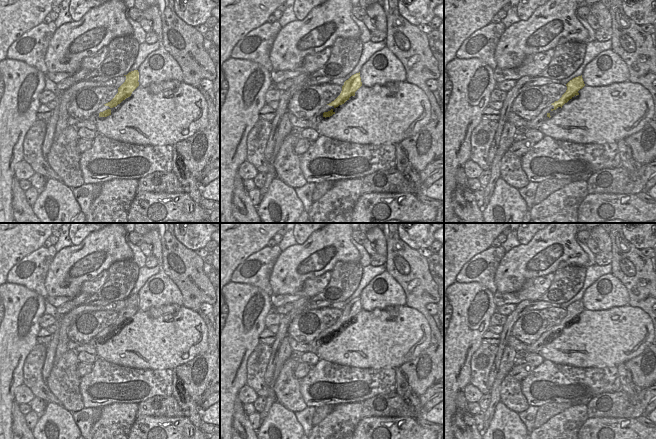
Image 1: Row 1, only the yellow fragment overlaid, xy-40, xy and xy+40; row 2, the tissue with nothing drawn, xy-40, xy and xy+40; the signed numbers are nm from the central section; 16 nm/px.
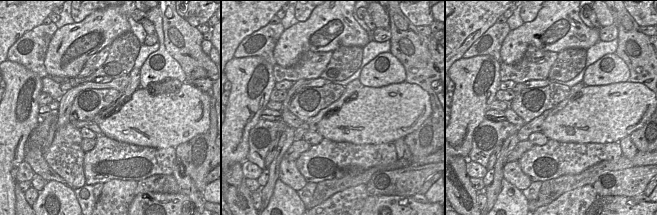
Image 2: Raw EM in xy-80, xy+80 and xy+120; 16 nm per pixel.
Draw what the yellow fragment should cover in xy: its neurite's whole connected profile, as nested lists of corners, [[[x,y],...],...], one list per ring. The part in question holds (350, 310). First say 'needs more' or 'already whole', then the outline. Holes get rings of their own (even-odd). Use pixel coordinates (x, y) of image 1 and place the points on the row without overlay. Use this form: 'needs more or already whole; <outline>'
needs more; [[[360,296],[352,299],[344,306],[340,319],[331,327],[321,332],[311,343],[314,349],[318,349],[322,344],[328,343],[335,338],[334,332],[344,328],[351,320],[355,320],[355,316],[362,310]]]

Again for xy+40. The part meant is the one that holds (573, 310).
needs more; [[[582,299],[570,304],[566,308],[566,310],[566,316],[558,325],[555,325],[550,330],[544,332],[537,341],[535,341],[527,347],[526,351],[517,352],[515,363],[522,363],[528,353],[539,353],[542,347],[546,343],[549,343],[551,341],[551,336],[553,334],[556,334],[558,331],[562,332],[562,330],[565,327],[567,327],[570,323],[572,323],[575,319],[579,319],[578,315],[585,310]]]

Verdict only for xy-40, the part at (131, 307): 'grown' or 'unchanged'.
grown

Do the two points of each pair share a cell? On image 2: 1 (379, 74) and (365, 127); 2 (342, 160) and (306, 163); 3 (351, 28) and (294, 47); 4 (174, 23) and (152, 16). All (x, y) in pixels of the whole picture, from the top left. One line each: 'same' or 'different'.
1: different
2: same
3: same
4: different

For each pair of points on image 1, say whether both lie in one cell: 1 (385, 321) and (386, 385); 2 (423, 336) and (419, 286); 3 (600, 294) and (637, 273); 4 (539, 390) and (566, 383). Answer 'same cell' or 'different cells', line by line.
1: different cells
2: different cells
3: different cells
4: same cell

